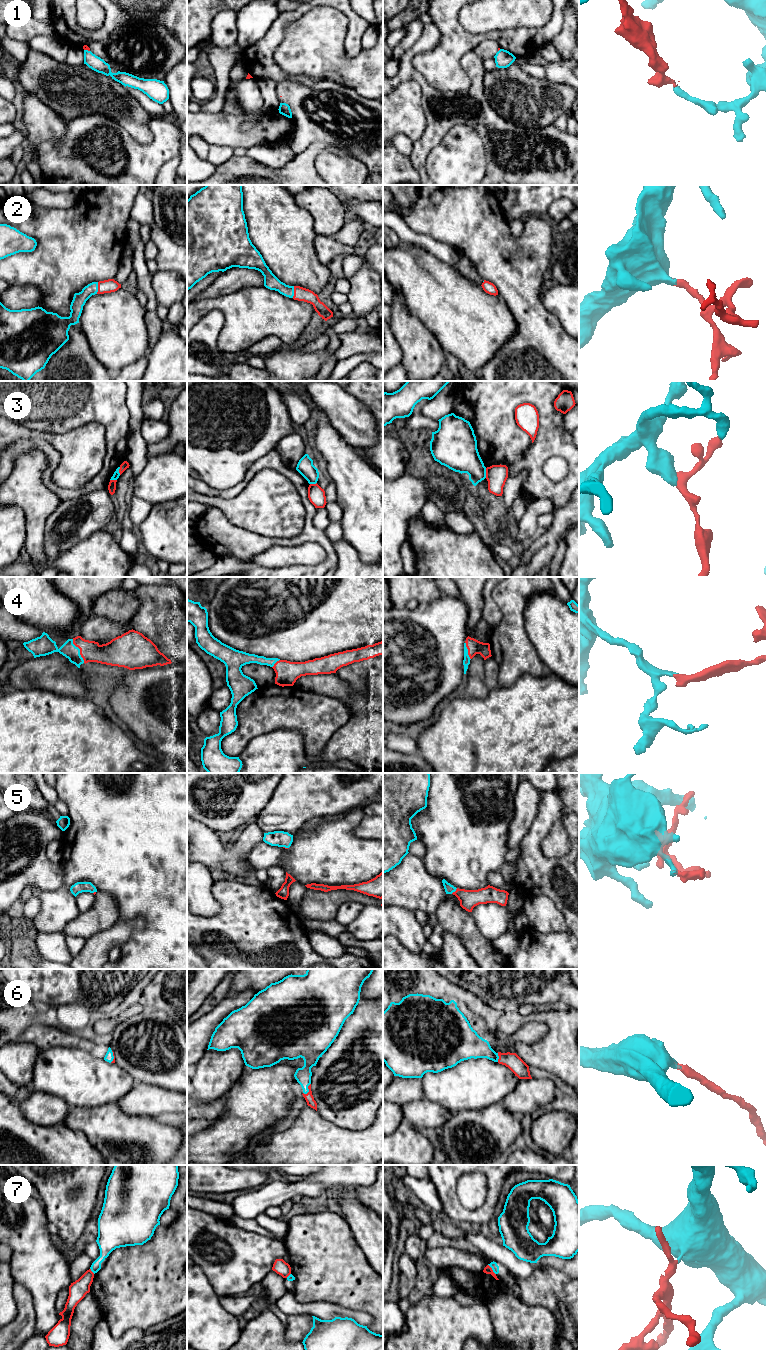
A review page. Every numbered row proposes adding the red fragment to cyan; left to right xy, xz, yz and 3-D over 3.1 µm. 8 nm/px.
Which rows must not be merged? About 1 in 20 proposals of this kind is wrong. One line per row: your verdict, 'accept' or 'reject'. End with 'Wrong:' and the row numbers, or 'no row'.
1: reject
2: accept
3: reject
4: accept
5: accept
6: accept
7: reject
Wrong: 1, 3, 7

